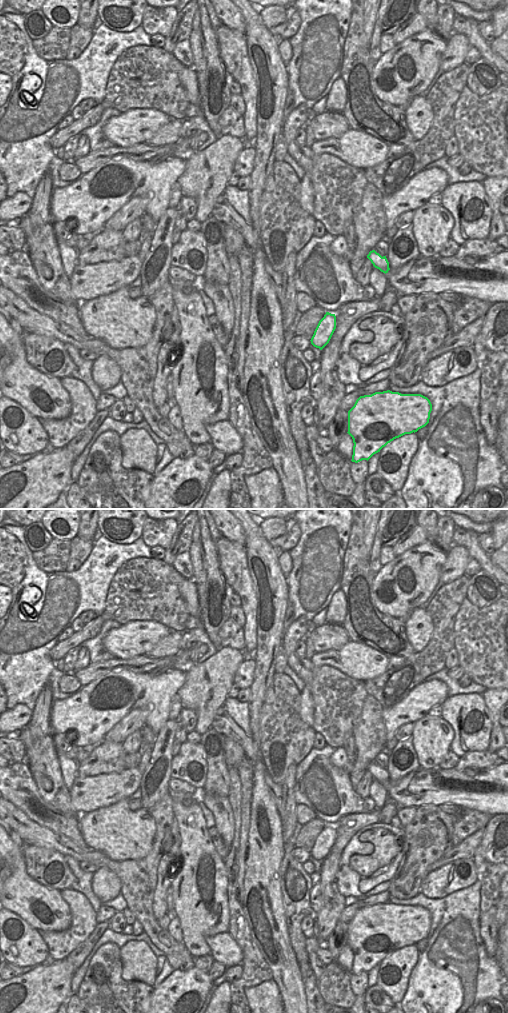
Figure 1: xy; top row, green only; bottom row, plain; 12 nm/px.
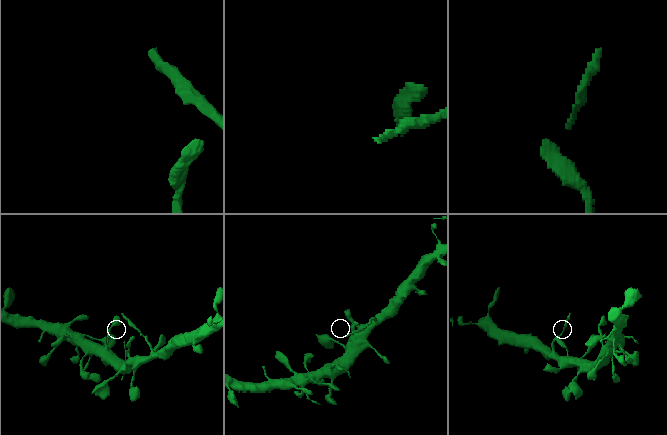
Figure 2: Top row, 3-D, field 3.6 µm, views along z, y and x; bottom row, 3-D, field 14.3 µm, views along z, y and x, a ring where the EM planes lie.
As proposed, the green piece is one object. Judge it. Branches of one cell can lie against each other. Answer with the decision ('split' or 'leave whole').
split

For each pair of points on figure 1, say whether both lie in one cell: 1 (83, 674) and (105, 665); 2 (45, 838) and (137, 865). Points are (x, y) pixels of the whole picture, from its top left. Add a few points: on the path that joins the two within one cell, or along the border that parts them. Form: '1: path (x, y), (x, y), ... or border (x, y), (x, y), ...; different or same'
1: path (88, 674), (100, 666); same
2: border (116, 866), (142, 871); different

